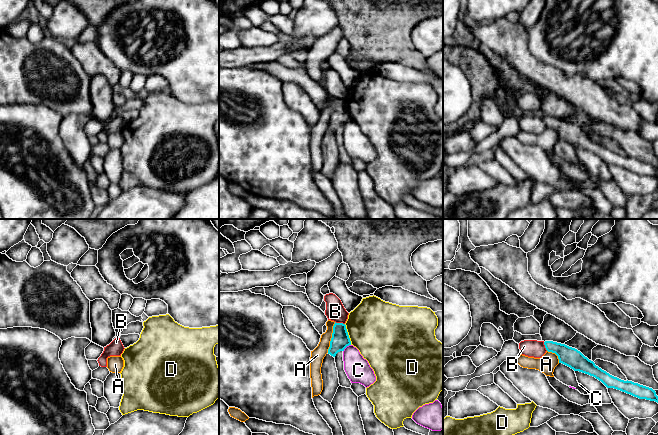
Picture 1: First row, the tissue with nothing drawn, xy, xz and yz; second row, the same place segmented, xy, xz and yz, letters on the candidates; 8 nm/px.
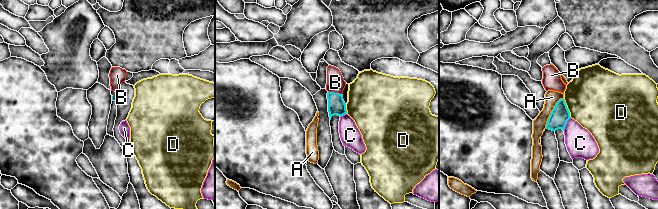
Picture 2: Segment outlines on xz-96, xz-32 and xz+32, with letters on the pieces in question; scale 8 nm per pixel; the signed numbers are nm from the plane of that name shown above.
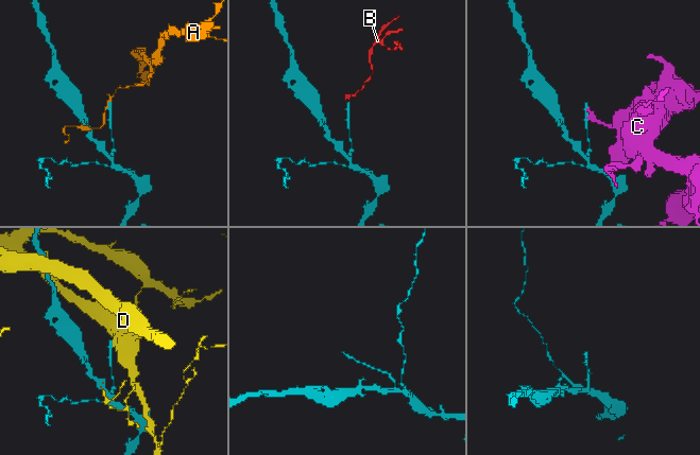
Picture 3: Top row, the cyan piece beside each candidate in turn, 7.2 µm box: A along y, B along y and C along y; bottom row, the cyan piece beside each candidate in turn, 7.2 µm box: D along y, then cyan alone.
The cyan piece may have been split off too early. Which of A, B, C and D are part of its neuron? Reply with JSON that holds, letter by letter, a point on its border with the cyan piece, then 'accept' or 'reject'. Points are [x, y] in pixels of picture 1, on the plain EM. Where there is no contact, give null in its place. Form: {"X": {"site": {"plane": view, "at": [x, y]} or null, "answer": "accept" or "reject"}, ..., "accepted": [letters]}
{"A": {"site": {"plane": "xz", "at": [332, 113]}, "answer": "reject"}, "B": {"site": {"plane": "xz", "at": [340, 99]}, "answer": "reject"}, "C": {"site": {"plane": "xz", "at": [346, 122]}, "answer": "reject"}, "D": {"site": {"plane": "xz", "at": [347, 110]}, "answer": "reject"}, "accepted": []}

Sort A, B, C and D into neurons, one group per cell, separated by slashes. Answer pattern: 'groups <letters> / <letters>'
groups A / B / C / D

